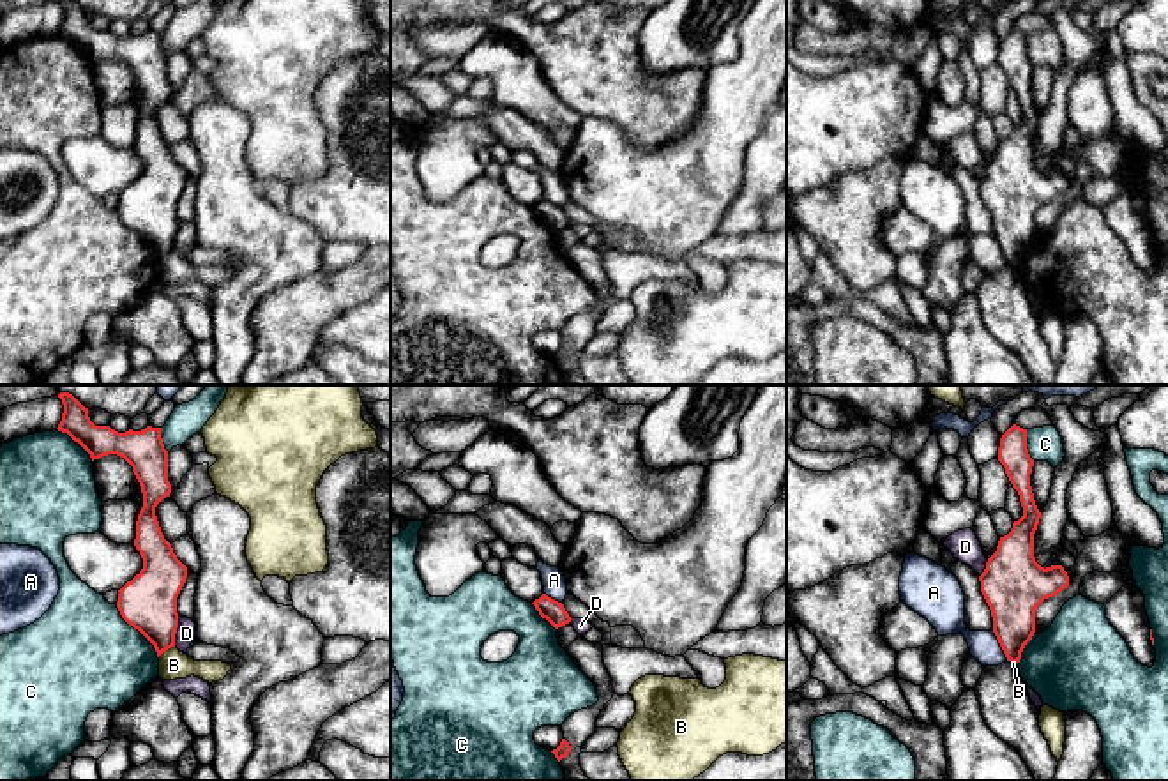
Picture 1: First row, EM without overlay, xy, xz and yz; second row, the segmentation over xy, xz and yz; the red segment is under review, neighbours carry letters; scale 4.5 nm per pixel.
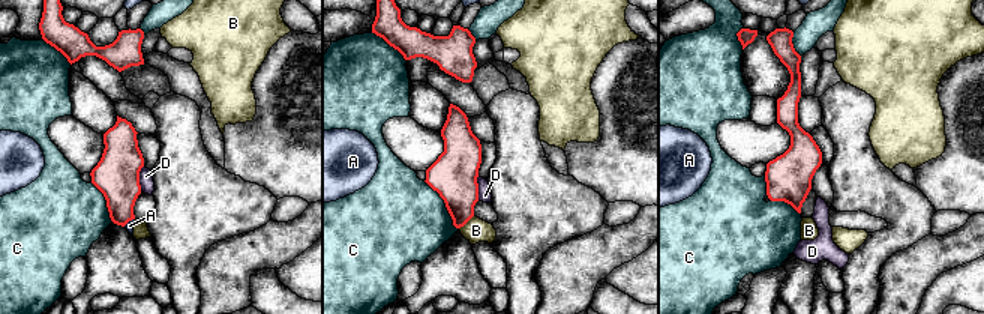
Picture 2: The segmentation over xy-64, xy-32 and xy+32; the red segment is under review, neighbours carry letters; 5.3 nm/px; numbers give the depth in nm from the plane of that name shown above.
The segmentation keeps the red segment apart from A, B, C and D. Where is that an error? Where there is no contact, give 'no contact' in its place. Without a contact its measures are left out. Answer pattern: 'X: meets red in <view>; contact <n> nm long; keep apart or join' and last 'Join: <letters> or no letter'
A: meets red in yz; contact 150 nm long; keep apart
B: meets red in xy; contact 90 nm long; join
C: meets red in xy; contact 320 nm long; keep apart
D: meets red in xy; contact 140 nm long; keep apart
Join: B

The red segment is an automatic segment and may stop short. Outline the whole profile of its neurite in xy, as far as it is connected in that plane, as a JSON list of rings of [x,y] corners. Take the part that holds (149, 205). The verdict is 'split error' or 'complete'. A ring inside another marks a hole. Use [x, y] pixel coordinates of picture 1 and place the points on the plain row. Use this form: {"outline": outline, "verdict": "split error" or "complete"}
{"outline": [[[74,0],[58,2],[64,18],[57,34],[78,46],[92,65],[108,58],[124,62],[141,90],[143,111],[136,125],[134,150],[143,163],[143,173],[118,194],[117,212],[122,223],[154,249],[163,284],[191,279],[209,288],[223,284],[231,276],[228,267],[194,265],[175,251],[177,201],[186,187],[187,171],[164,143],[155,120],[157,108],[171,97],[161,32],[118,37],[110,30],[95,30],[88,12]]], "verdict": "split error"}

